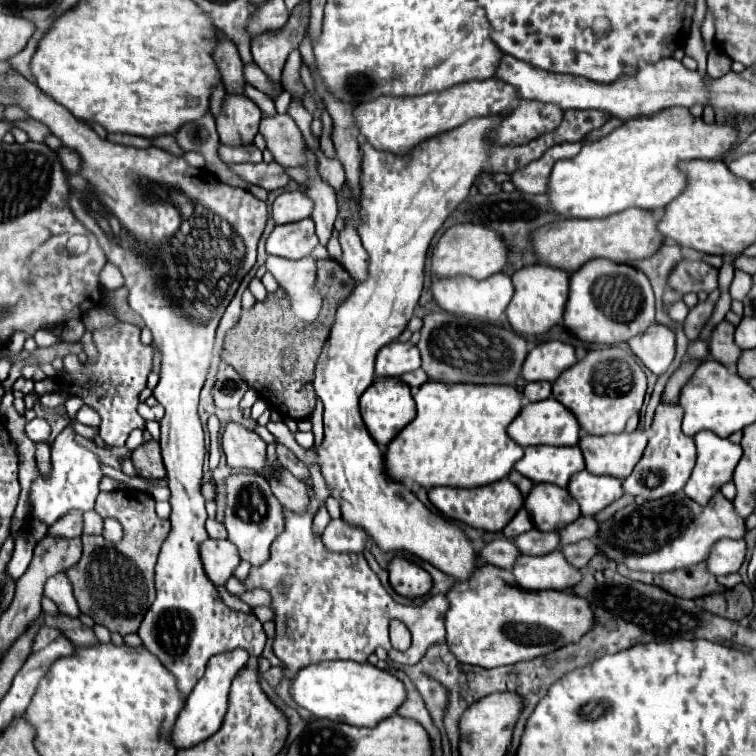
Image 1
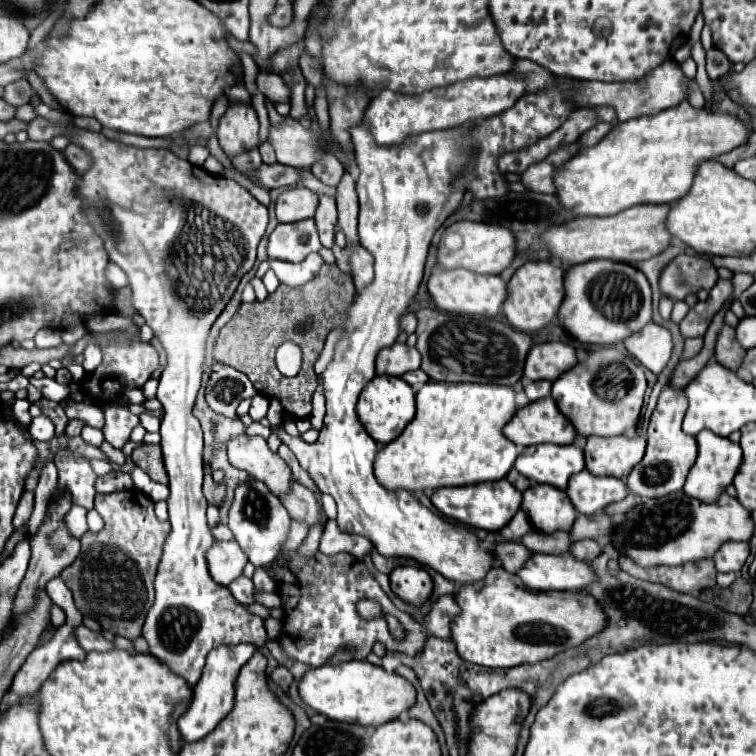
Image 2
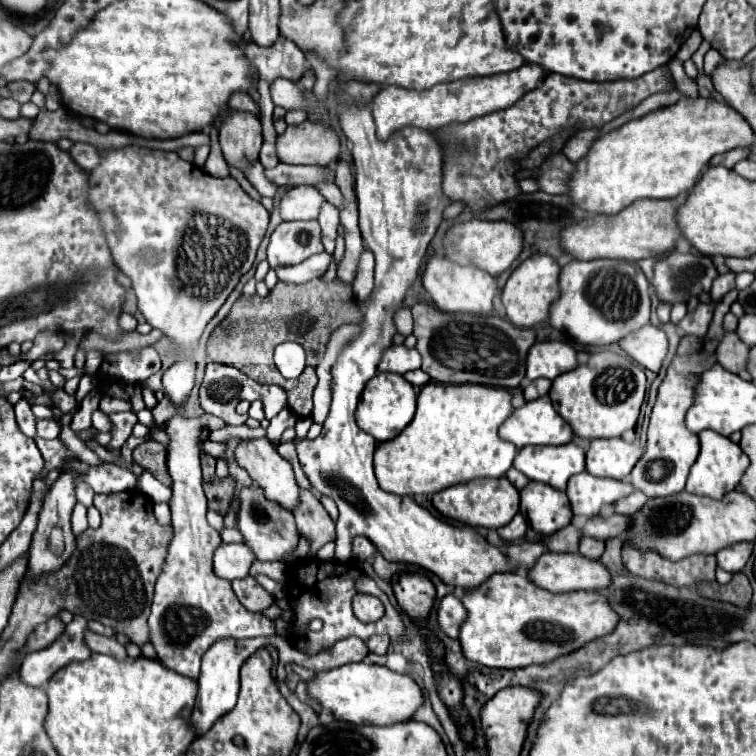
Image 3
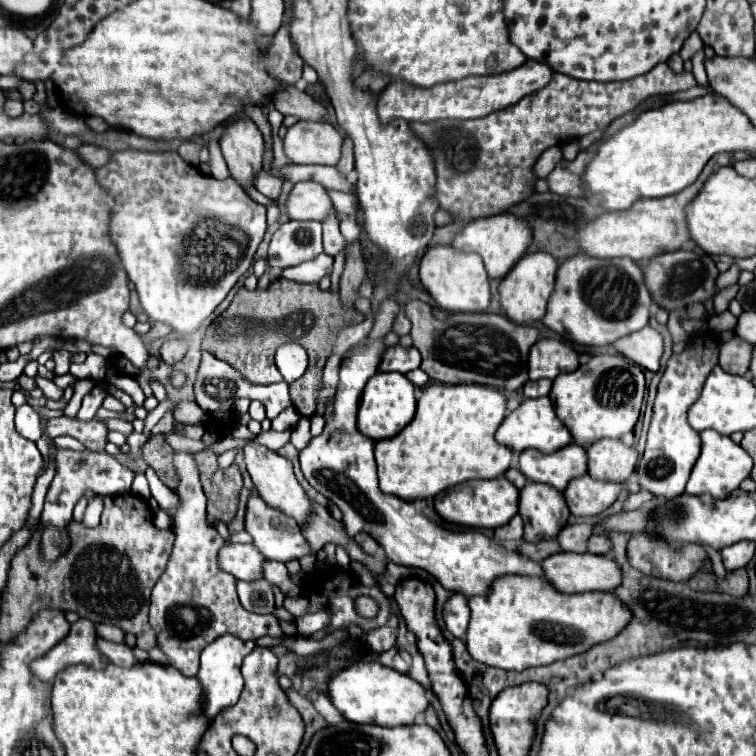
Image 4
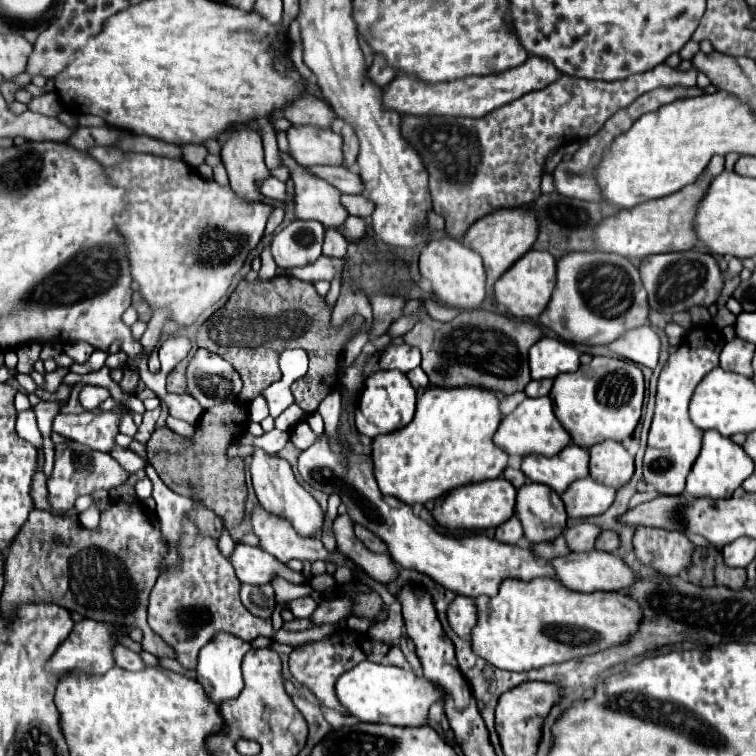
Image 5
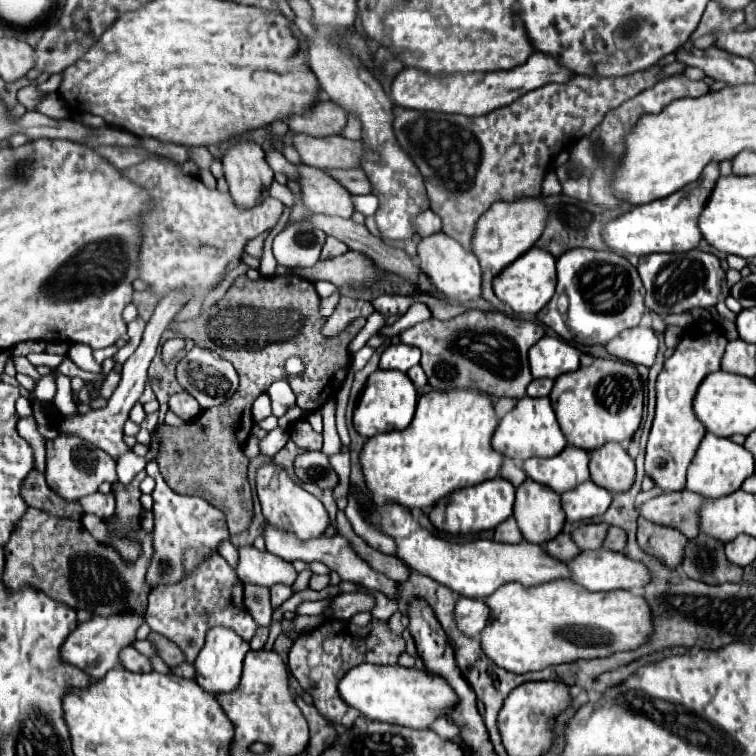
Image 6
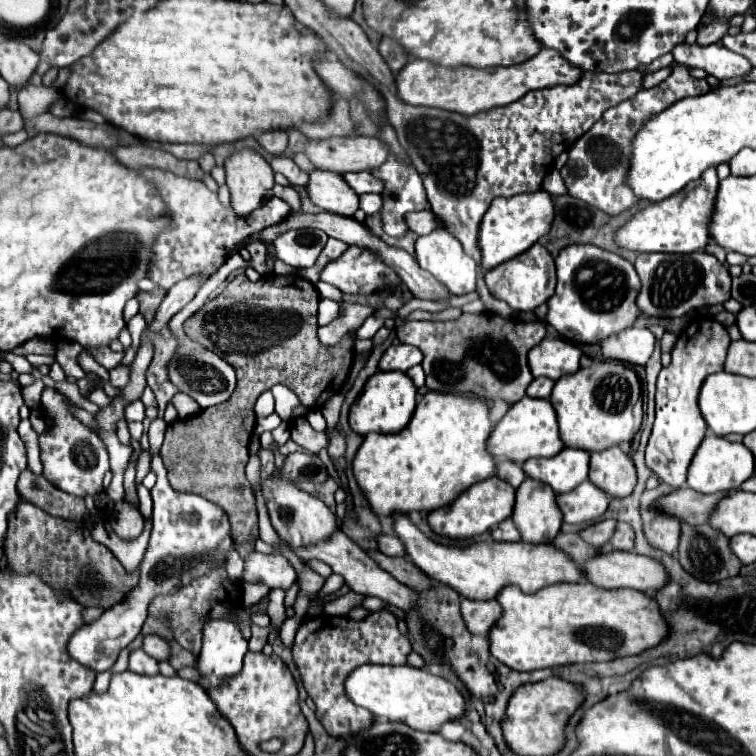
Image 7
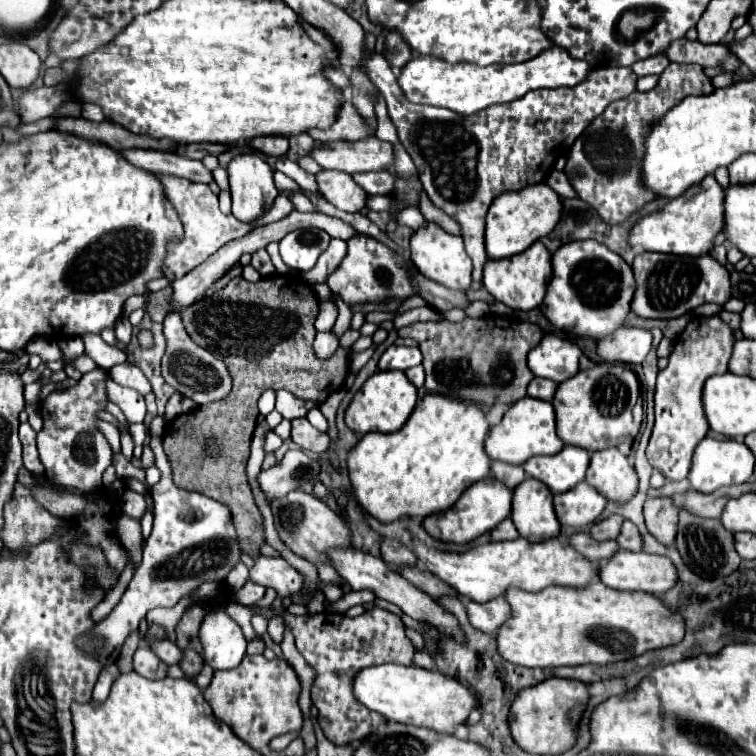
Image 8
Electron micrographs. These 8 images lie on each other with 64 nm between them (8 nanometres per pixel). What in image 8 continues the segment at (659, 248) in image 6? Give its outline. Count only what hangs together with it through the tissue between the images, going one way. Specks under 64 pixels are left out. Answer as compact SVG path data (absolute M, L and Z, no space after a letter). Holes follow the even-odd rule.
M710 174L702 184L688 188L682 196L674 198L660 212L644 216L630 230L630 246L636 252L664 252L680 256L700 256L714 248L716 236L724 230L724 188Z

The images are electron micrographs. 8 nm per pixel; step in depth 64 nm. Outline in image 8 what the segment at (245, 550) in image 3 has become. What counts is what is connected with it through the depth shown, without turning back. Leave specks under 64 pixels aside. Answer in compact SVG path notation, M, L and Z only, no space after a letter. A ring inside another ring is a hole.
M260 556L250 570L250 580L274 588L280 598L286 598L304 588L304 576L292 568L284 558L268 558Z

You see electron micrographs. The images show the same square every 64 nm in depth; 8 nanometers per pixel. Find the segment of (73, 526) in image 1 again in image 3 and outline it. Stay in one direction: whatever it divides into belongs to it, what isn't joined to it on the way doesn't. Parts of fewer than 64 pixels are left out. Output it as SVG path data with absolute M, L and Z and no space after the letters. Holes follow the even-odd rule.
M76 504L74 506L74 514L72 514L72 528L80 534L88 528L88 522L86 522L86 506L84 504Z

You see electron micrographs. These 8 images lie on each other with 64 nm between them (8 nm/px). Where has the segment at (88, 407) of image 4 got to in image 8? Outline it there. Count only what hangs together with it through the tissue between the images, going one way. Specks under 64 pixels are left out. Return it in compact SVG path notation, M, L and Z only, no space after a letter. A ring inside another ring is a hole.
M124 362L124 364L118 364L110 370L110 376L114 382L122 384L122 386L128 386L128 388L134 388L138 390L142 396L150 394L152 392L152 386L148 382L148 378L142 374L140 368L136 368L134 364L130 362Z

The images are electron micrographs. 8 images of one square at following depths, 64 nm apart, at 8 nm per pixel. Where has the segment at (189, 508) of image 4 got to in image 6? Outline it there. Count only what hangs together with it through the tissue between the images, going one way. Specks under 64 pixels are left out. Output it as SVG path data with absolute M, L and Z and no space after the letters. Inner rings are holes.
M220 554L208 556L204 564L200 564L198 572L192 572L188 578L172 584L172 586L160 586L154 588L148 596L148 608L146 608L146 624L170 638L180 646L180 650L186 654L188 664L194 664L200 648L204 646L206 632L214 626L228 626L236 634L240 634L246 642L252 640L258 624L248 614L244 602L242 602L244 586L238 580L236 572L228 566L228 562Z

